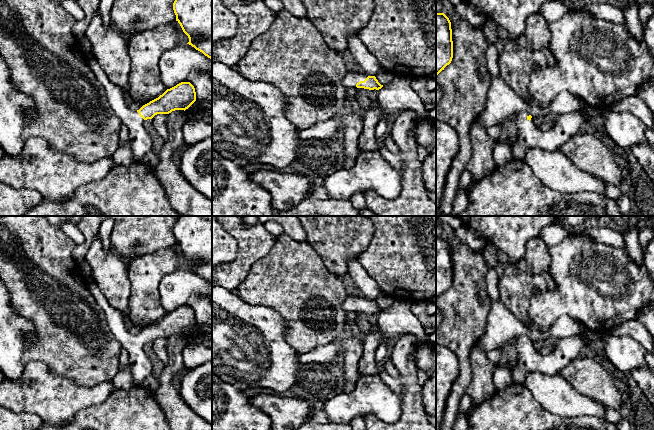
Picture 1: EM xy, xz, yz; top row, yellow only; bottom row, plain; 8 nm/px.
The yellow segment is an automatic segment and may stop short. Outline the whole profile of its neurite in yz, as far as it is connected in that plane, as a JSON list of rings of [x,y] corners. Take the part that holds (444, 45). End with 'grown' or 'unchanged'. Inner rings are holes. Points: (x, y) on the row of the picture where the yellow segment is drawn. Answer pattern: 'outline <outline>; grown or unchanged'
outline [[[436,13],[436,76],[453,58],[452,29],[444,13]]]; unchanged

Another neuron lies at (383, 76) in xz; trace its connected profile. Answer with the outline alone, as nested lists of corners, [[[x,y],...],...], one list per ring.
[[[381,68],[375,77],[378,82],[384,86],[388,84],[395,77],[395,75],[392,72]]]

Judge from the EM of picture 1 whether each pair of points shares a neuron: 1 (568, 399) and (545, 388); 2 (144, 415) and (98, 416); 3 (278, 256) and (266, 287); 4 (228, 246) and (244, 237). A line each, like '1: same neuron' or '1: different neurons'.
1: same neuron
2: same neuron
3: same neuron
4: different neurons

